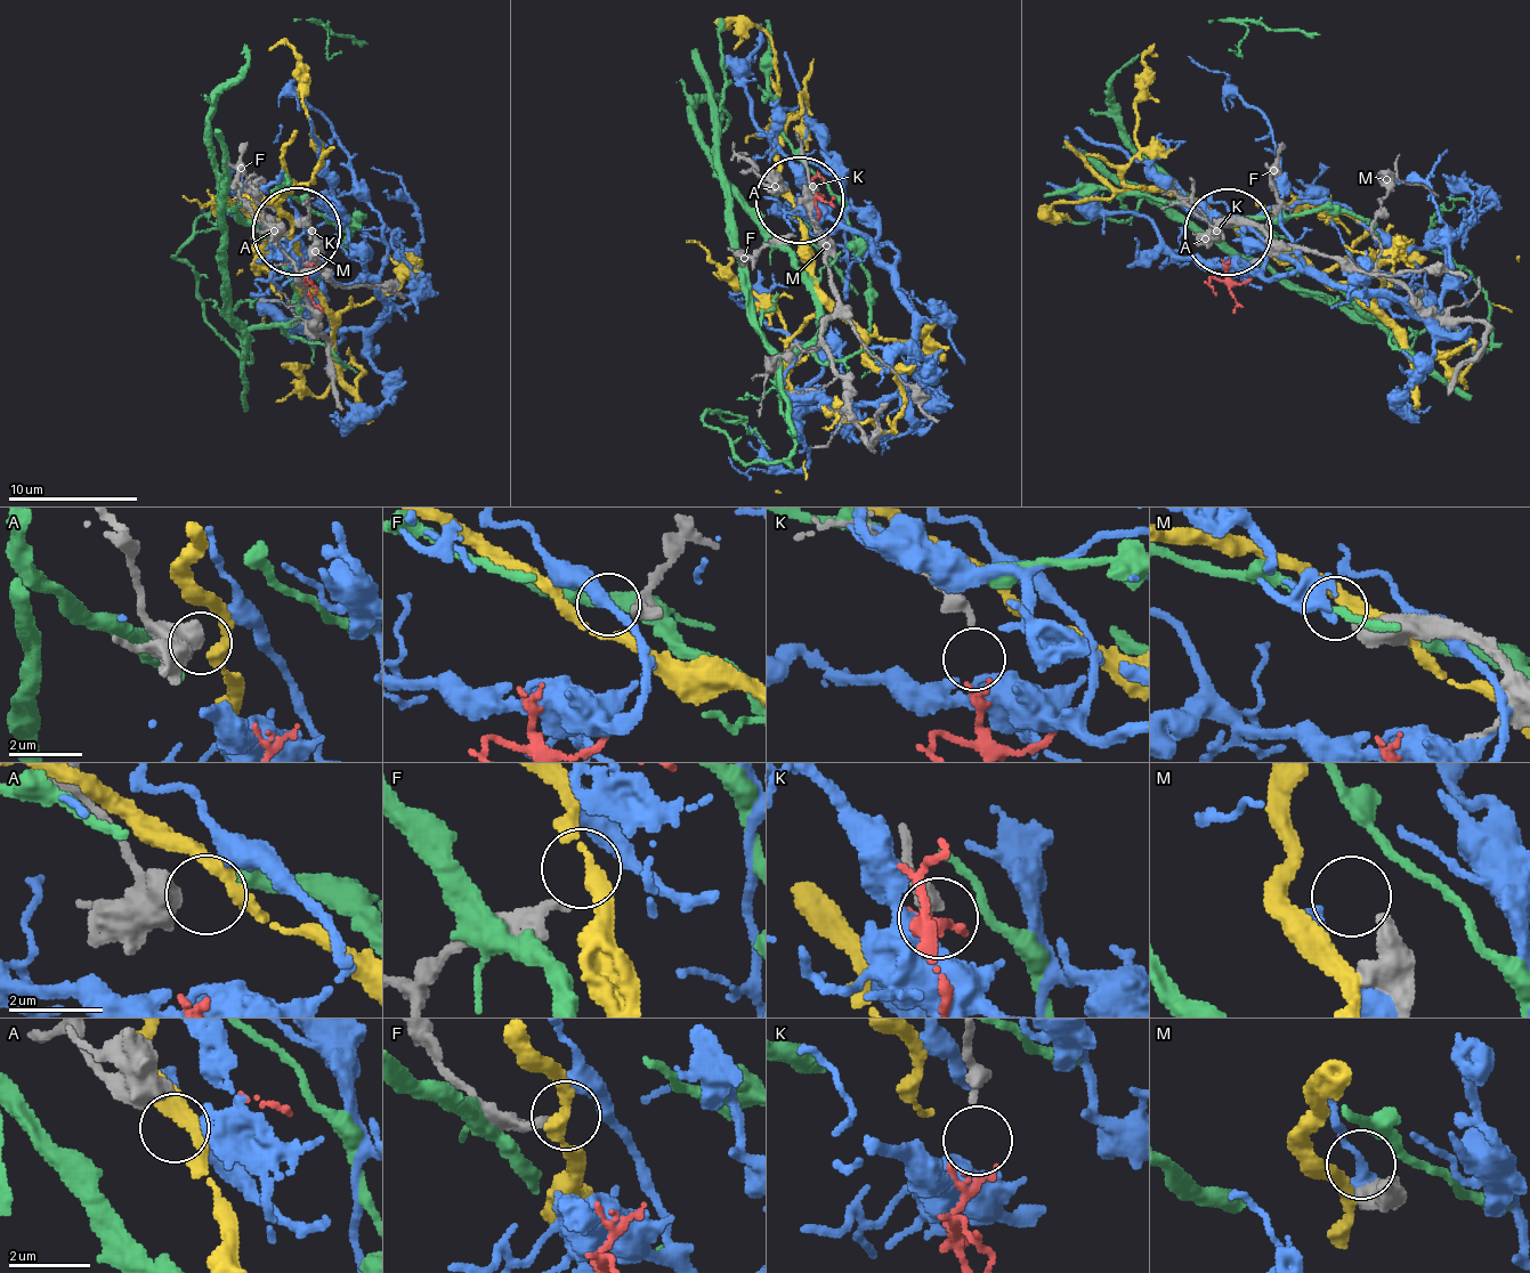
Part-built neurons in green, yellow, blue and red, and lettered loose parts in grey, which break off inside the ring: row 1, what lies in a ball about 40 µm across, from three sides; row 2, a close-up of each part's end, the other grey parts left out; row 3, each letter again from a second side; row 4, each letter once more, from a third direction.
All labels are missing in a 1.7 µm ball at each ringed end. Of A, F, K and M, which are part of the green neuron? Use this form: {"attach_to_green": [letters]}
{"attach_to_green": []}

